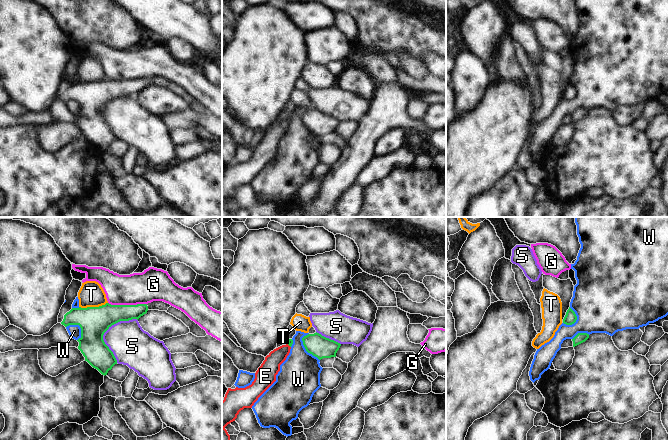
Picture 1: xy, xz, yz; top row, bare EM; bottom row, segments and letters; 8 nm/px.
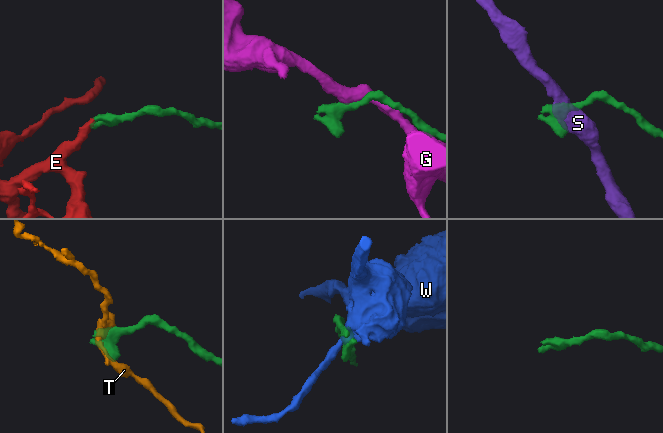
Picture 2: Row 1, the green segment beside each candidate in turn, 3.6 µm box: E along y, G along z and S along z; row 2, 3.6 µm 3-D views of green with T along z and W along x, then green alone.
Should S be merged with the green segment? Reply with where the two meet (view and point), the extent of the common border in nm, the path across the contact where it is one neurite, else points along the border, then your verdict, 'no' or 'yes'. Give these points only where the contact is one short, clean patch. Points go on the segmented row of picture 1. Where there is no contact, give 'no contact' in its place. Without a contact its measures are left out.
meets green in xy at (105, 331); contact 400 nm long; no

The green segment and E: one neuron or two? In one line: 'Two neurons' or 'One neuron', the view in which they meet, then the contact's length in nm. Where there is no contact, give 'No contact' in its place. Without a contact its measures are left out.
One neuron. Touches green in xz. Shared border 50 nm.

